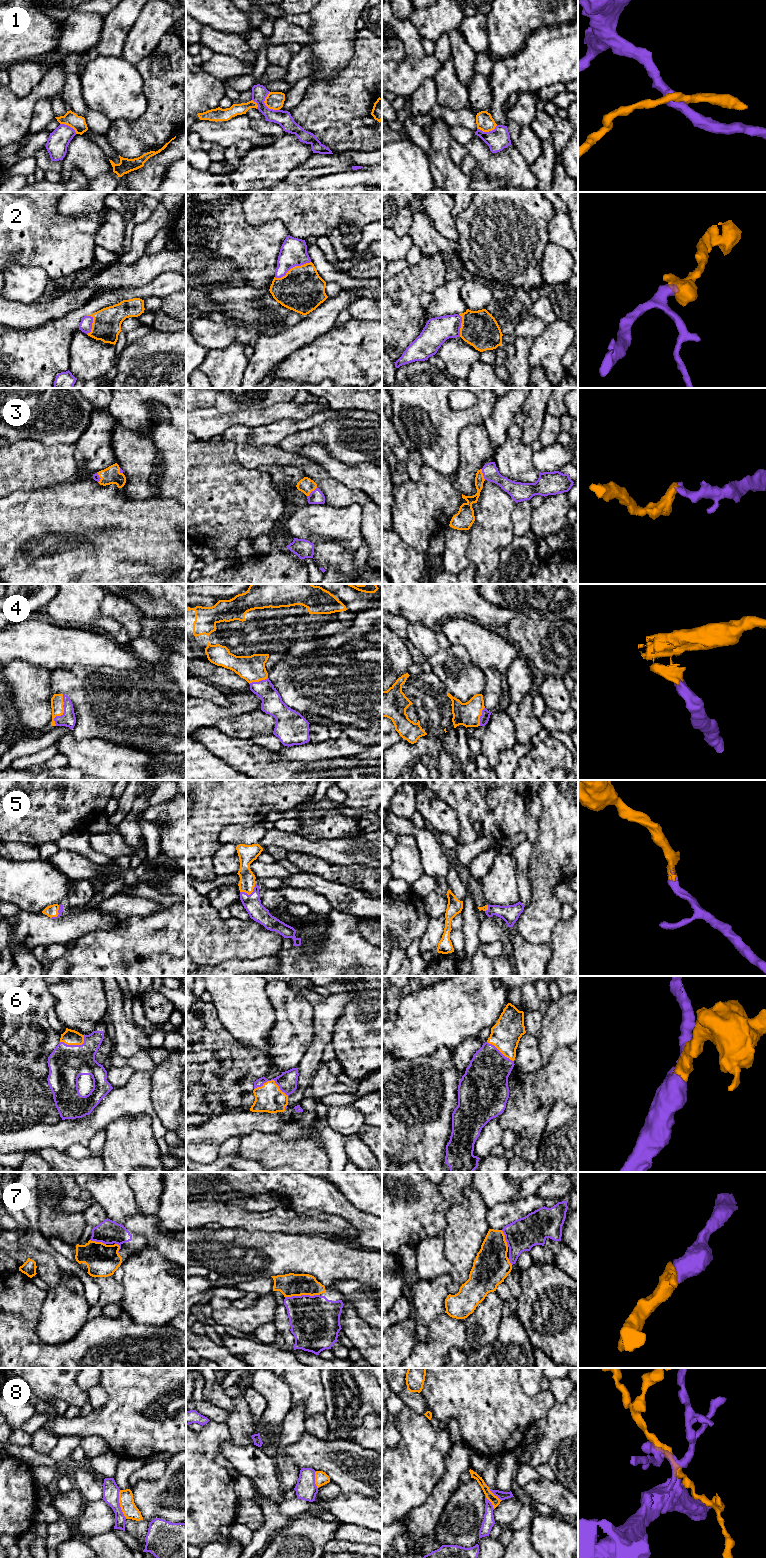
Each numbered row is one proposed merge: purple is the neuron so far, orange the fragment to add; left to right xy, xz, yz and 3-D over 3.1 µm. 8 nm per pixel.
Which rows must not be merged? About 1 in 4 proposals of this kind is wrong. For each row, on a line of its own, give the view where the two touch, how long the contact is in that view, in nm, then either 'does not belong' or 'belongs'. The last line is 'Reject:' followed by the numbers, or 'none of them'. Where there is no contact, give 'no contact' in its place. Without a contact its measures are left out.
1: xz | 180 nm | does not belong
2: xz | 320 nm | belongs
3: xz | 120 nm | belongs
4: xy | 260 nm | belongs
5: xz | 150 nm | belongs
6: xz | 280 nm | belongs
7: xz | 280 nm | belongs
8: xy | 240 nm | does not belong
Reject: 1, 8

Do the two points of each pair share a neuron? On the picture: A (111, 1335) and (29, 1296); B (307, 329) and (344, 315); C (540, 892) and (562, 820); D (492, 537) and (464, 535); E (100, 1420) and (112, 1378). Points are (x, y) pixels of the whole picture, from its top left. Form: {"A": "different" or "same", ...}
{"A": "same", "B": "different", "C": "same", "D": "different", "E": "same"}

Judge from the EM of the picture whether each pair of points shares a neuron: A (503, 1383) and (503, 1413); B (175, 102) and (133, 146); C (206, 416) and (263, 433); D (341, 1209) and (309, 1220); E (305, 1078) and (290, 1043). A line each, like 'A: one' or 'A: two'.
A: one
B: one
C: two
D: two
E: two

